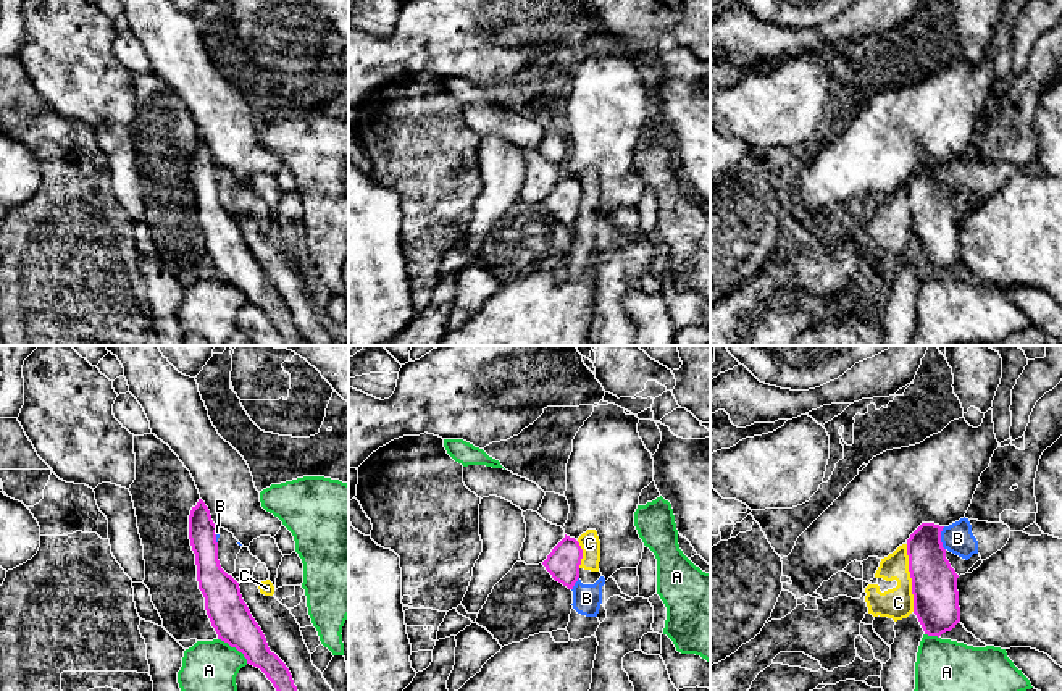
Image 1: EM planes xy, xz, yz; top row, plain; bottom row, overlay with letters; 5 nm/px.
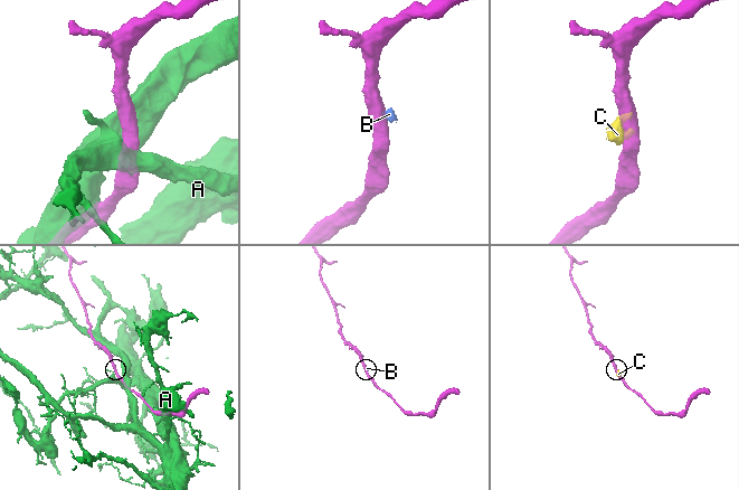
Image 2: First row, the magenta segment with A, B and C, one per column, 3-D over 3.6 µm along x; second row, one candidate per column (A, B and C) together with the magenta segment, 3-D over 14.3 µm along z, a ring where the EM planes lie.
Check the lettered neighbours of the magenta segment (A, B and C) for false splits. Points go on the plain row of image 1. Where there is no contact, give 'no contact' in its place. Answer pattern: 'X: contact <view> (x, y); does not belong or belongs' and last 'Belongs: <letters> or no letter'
A: contact xy (234, 284); does not belong
B: contact yz (940, 176); does not belong
C: contact yz (911, 215); does not belong
Belongs: no letter

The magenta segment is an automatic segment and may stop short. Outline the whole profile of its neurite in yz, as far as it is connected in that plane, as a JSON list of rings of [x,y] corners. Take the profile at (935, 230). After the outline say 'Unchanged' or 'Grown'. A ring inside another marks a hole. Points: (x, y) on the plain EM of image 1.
[[[922,161],[907,178],[914,252],[925,273],[938,276],[960,260],[959,213],[946,197],[943,166]]]. Unchanged

